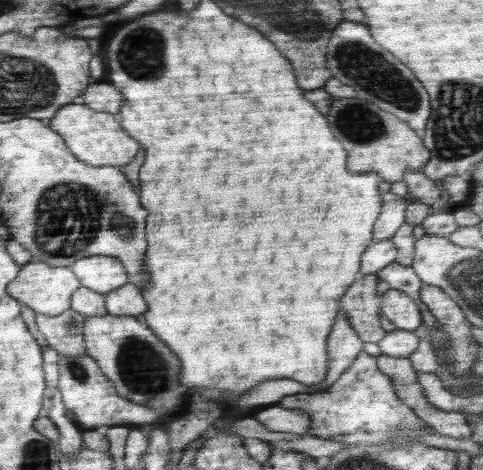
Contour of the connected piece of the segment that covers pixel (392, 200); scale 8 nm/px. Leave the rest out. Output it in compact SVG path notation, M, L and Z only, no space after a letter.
M396 194L381 196L381 208L373 228L373 243L390 240L394 236L405 223L407 206L405 199Z

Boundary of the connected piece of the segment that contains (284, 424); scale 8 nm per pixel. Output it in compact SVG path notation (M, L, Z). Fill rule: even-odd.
M278 404L257 409L253 415L269 431L300 435L310 434L310 421L313 421L300 410L288 410Z

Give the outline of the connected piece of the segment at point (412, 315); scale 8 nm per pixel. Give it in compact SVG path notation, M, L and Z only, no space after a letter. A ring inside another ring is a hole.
M389 289L381 295L380 302L381 314L398 329L414 331L423 323L415 299L402 291Z

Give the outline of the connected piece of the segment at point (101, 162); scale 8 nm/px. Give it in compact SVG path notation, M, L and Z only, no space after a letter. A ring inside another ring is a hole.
M70 103L61 107L57 114L48 120L48 125L61 133L70 152L78 157L78 160L93 166L126 166L140 150L140 144L124 132L118 115L95 111L84 103Z

